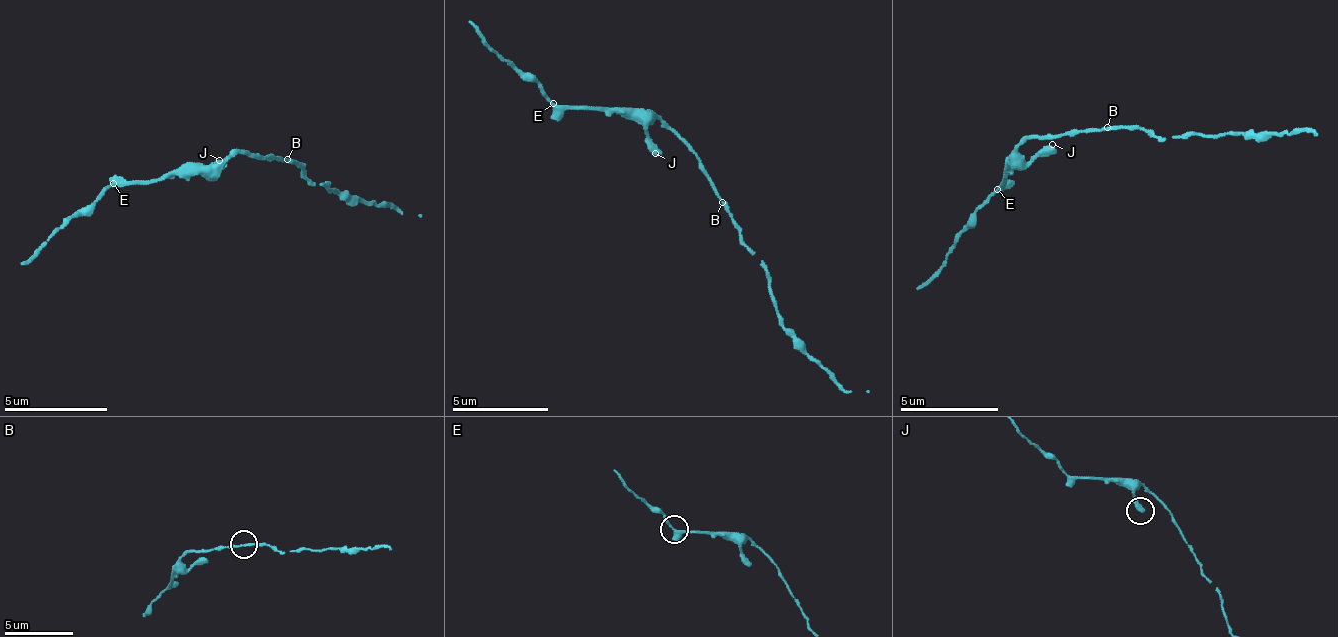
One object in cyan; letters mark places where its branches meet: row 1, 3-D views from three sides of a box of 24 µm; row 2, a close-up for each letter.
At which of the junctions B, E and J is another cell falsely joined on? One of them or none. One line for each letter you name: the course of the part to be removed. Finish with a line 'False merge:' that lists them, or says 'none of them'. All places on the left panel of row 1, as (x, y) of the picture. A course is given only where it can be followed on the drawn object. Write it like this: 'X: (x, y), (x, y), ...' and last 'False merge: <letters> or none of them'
False merge: none of them

